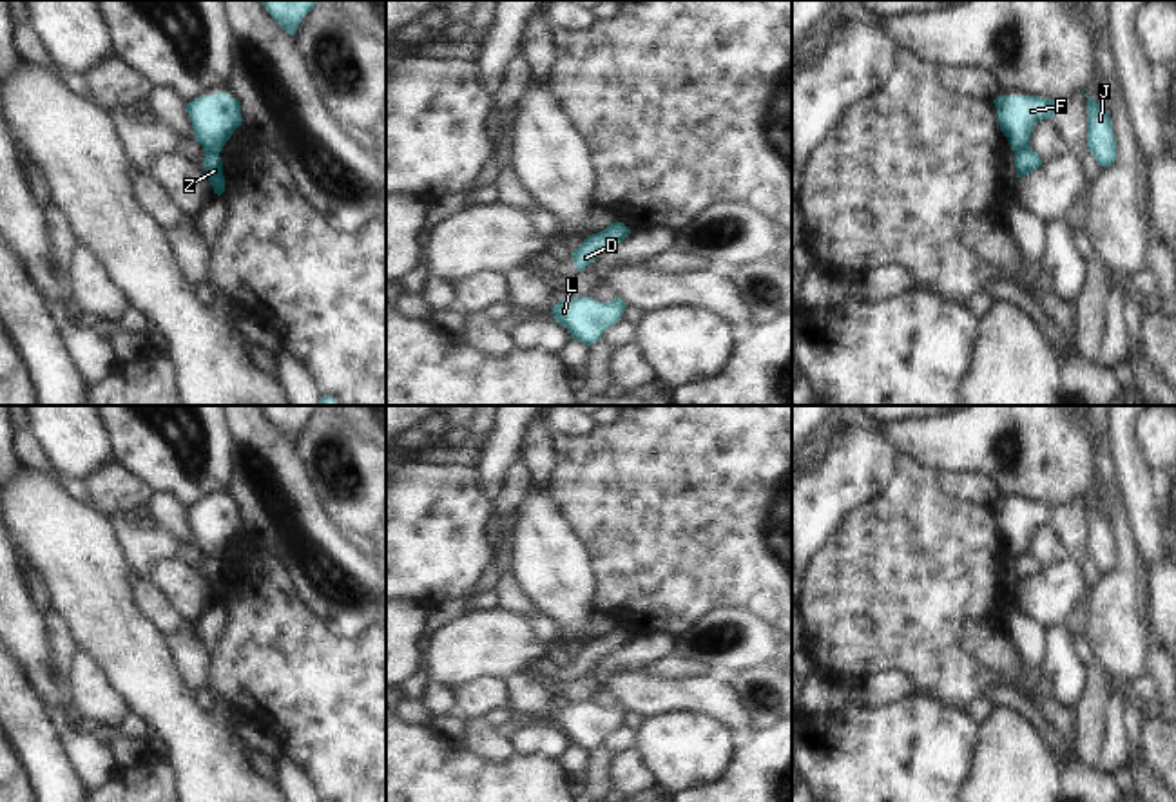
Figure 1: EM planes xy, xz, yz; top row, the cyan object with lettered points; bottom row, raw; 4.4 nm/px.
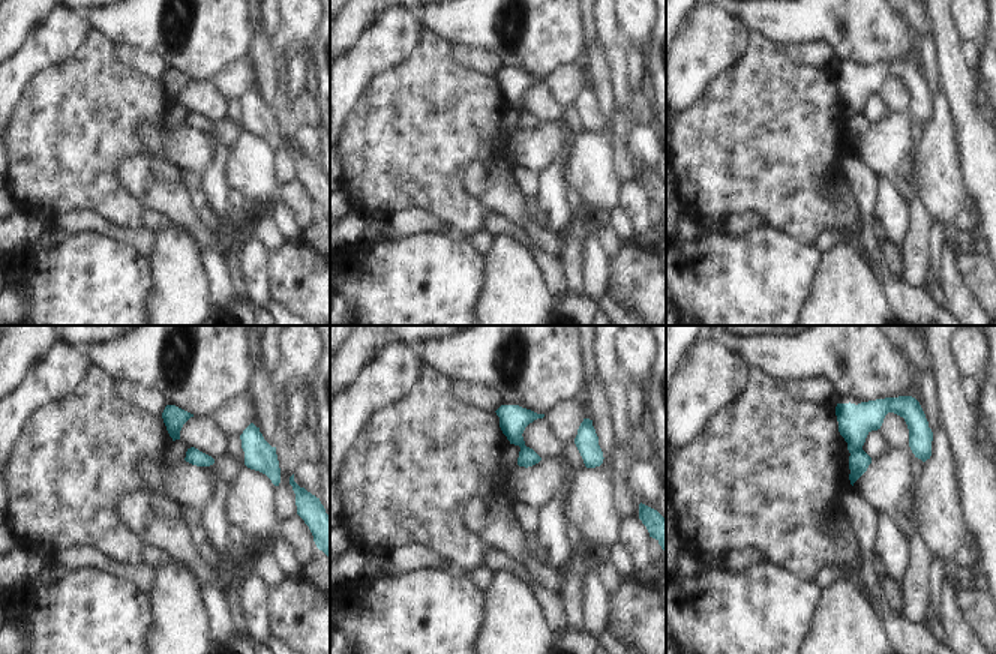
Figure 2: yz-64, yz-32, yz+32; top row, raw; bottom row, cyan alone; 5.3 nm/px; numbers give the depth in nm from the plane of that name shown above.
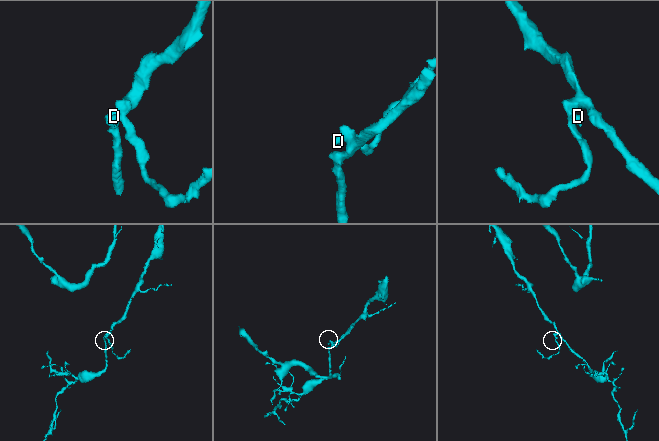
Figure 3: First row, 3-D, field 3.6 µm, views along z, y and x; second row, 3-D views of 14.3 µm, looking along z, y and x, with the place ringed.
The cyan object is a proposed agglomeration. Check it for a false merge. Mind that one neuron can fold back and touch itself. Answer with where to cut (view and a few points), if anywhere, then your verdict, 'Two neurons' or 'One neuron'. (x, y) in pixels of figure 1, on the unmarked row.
Split along xy (205, 556), (218, 560). Two neurons.

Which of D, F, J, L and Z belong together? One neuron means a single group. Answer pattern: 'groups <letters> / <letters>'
groups D Z / F J L

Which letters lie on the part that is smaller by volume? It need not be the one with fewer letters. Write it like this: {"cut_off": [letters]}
{"cut_off": ["D", "Z"]}

